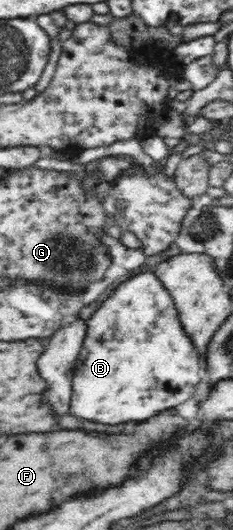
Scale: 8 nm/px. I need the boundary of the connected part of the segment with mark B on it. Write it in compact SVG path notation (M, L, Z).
M142 272L122 282L86 322L82 352L74 362L70 414L102 424L146 420L164 408L174 408L176 404L194 398L196 384L200 382L198 372L198 356L194 356L194 348L190 348L190 340L186 340L182 326L178 324L174 302L166 296L166 289L158 284L158 280L154 280L154 273Z

